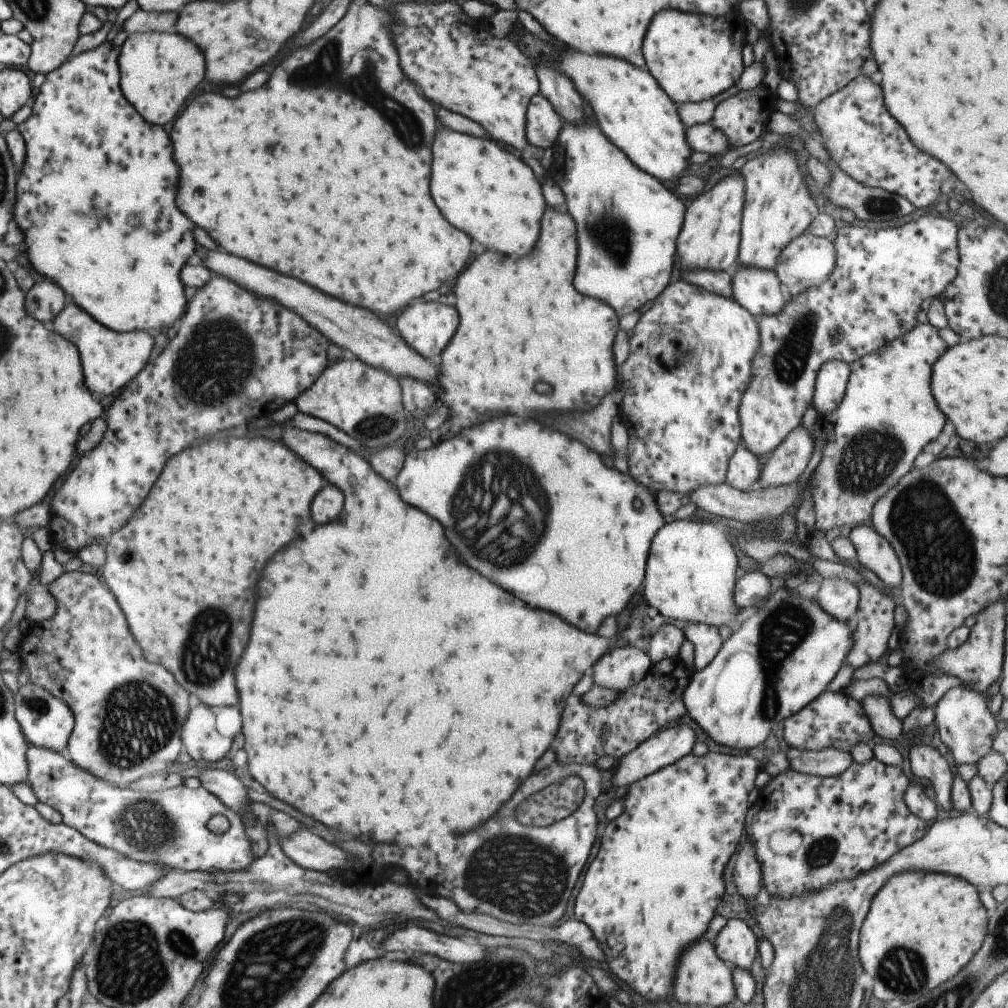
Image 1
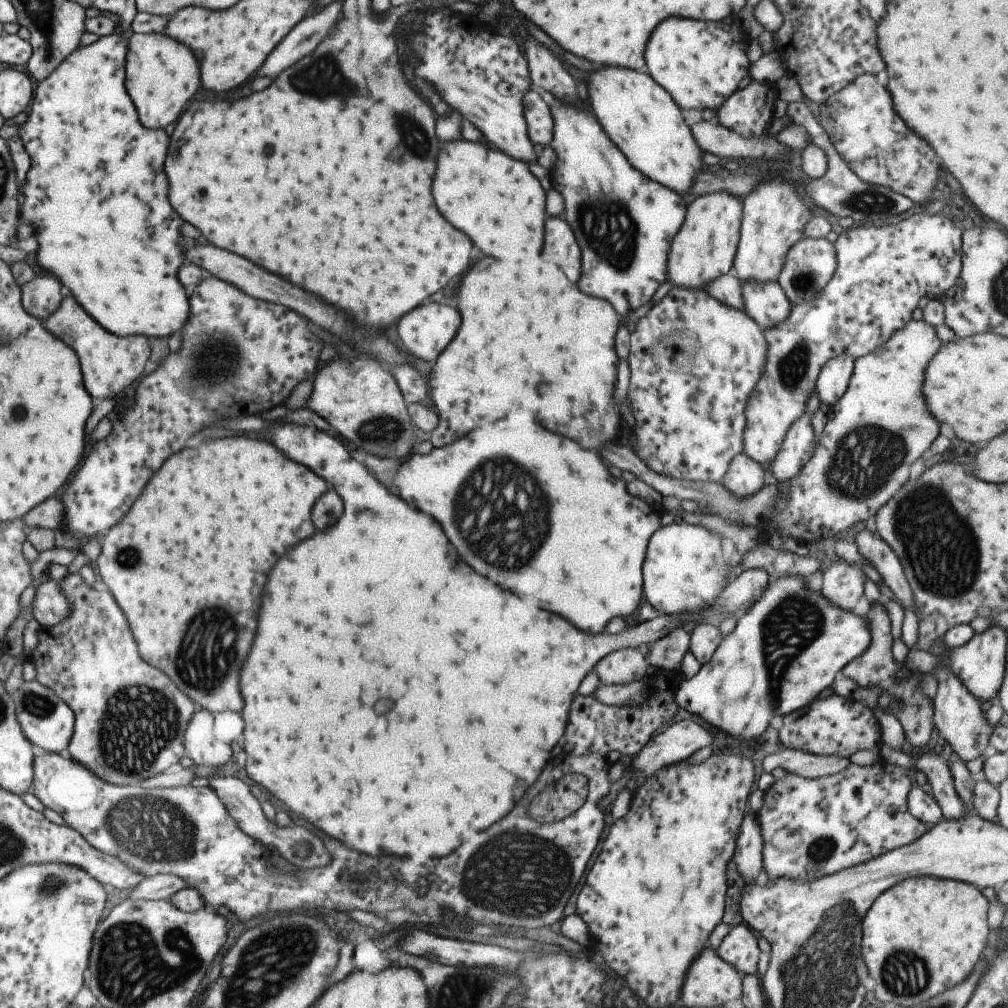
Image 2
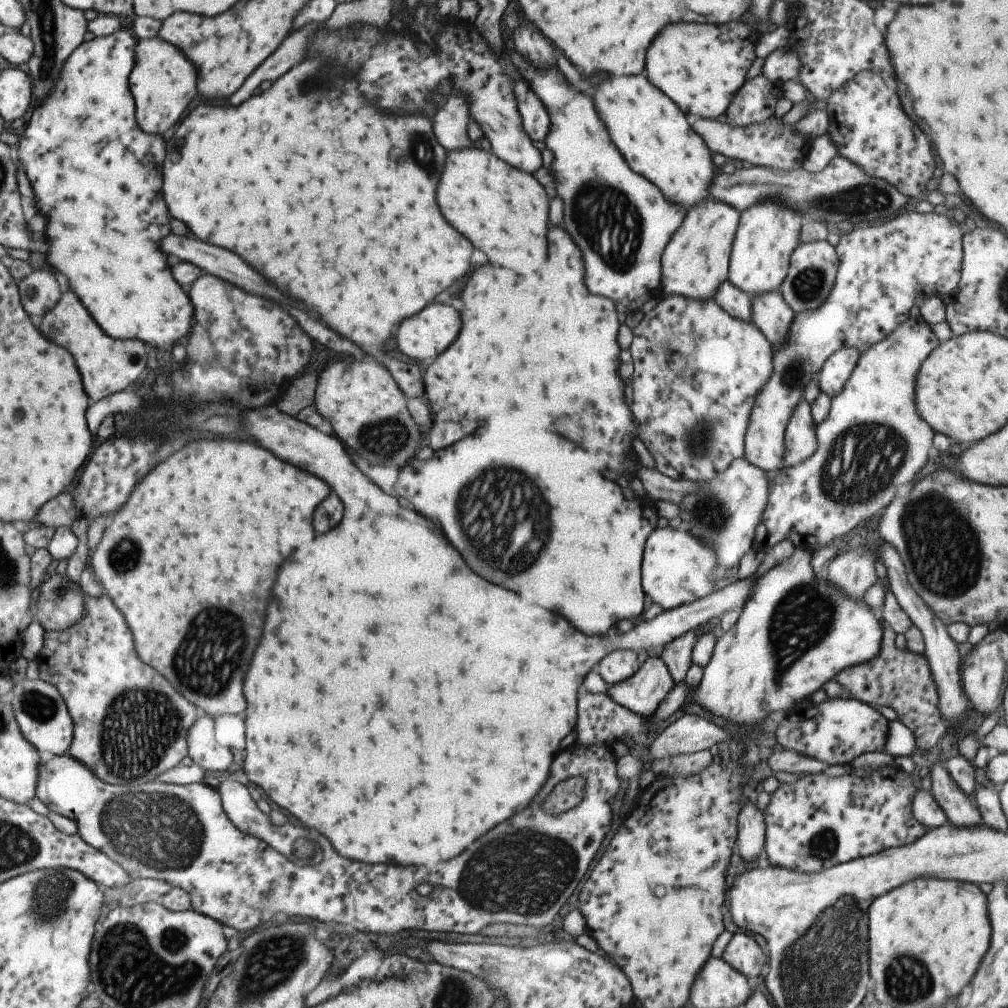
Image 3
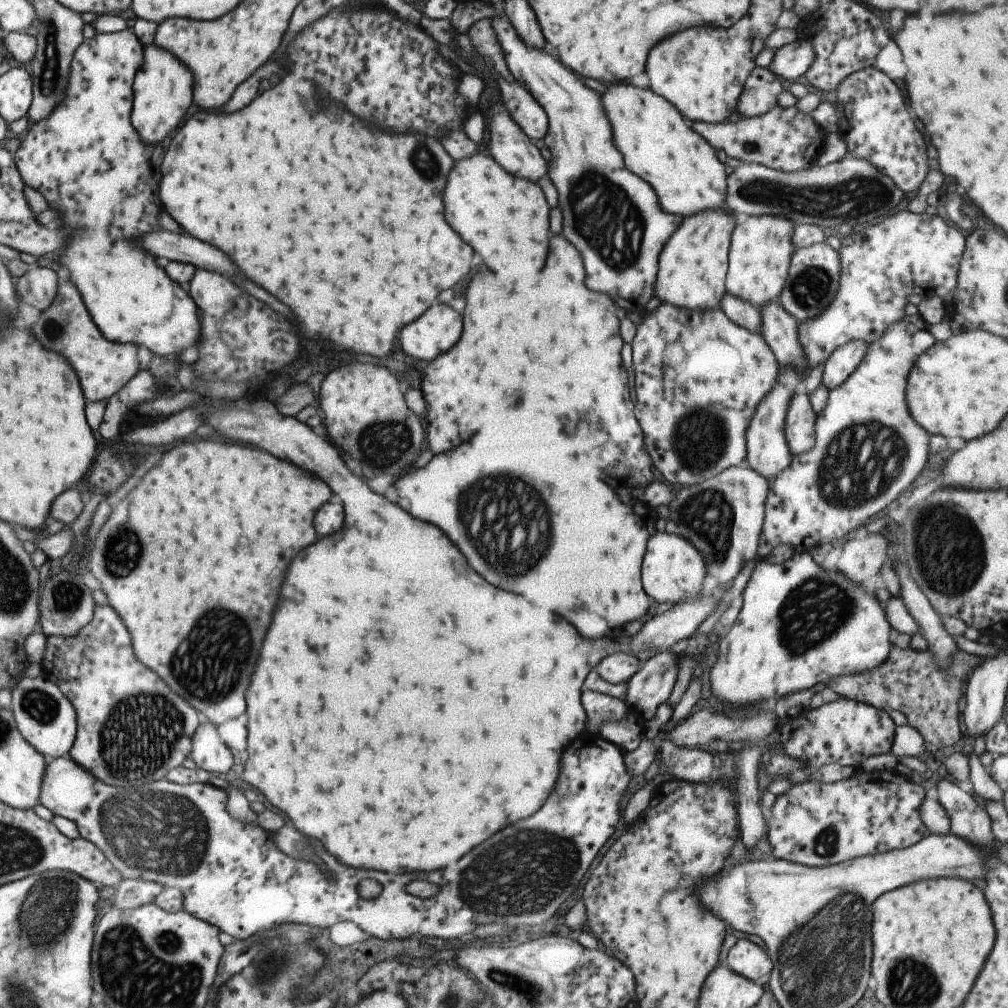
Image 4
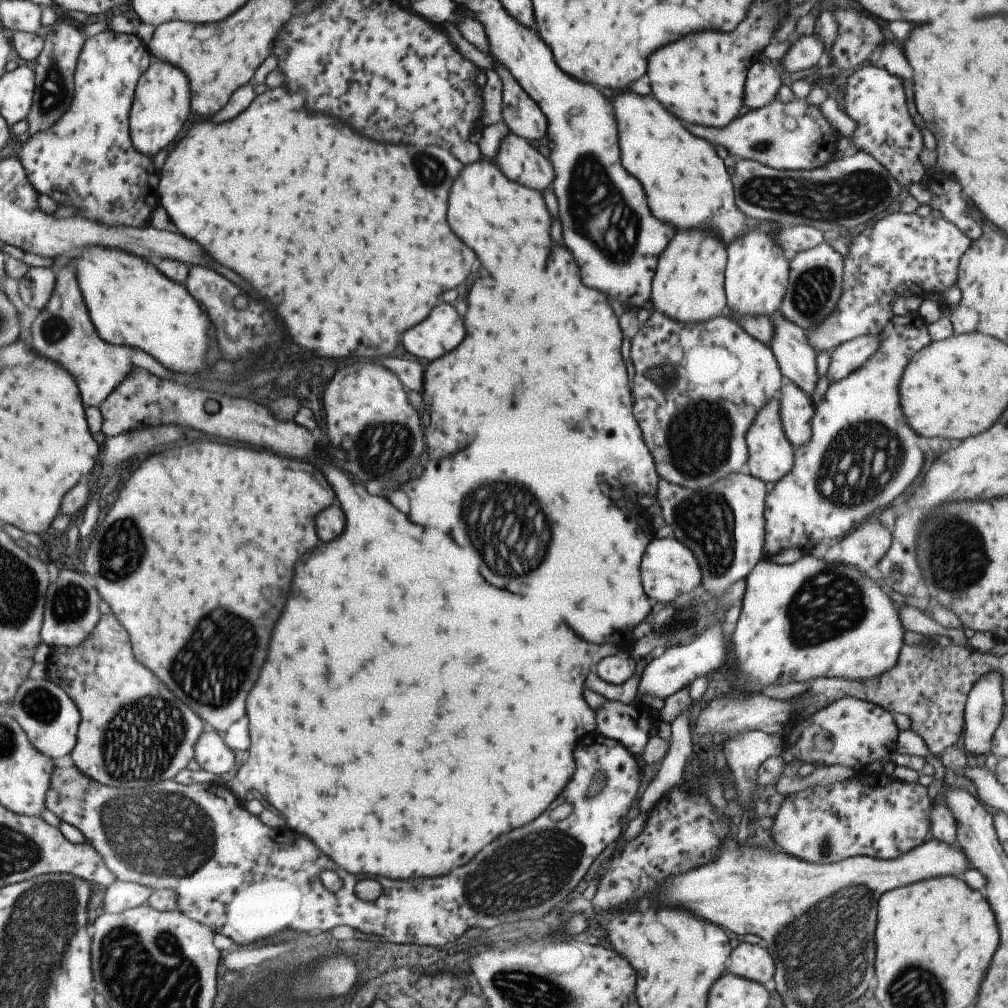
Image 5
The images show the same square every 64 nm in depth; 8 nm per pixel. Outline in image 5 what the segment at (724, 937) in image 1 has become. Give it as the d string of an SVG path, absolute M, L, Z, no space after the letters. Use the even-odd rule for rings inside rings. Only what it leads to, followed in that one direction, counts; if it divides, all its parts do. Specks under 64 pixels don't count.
M741 940L739 946L735 946L727 958L727 972L745 978L745 980L753 980L753 982L767 982L773 978L775 974L775 964L773 958L769 956L767 950L753 946L753 944L745 944Z

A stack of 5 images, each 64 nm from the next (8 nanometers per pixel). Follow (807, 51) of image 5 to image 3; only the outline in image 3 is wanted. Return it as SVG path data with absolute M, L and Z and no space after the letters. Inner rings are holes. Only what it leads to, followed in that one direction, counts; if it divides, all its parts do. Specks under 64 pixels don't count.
M779 48L775 52L771 52L763 64L761 64L761 76L771 80L771 82L787 82L787 80L795 80L799 74L799 58L795 56L795 52L789 52L785 48Z

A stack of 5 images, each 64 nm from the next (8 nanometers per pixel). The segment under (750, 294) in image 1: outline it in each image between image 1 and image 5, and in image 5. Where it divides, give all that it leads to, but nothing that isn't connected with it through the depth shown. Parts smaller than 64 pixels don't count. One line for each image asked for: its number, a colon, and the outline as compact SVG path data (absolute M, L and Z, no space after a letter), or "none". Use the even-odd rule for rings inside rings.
2: M739 282L743 294L743 312L751 316L757 326L771 328L785 322L791 312L791 302L777 282Z
3: M779 290L751 298L751 322L763 332L767 342L771 342L771 348L781 348L781 344L787 342L787 330L793 318L795 312Z
4: M779 300L767 302L757 308L761 314L761 336L767 346L773 350L779 366L791 366L795 370L807 370L807 360L803 356L799 336L797 336L797 318L793 318Z
5: M779 310L769 320L773 324L773 338L769 348L779 364L783 378L791 380L811 398L811 392L819 380L815 370L817 354L813 346L807 342L803 328L789 322L785 316L781 316Z

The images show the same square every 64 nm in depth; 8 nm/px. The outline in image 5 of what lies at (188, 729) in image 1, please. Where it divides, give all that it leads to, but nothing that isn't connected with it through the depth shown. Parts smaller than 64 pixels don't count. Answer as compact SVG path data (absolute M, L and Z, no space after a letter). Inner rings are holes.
M203 728L201 736L197 738L193 746L193 758L201 770L213 772L215 776L229 772L235 764L231 748L223 742L221 734L213 732L211 728Z

